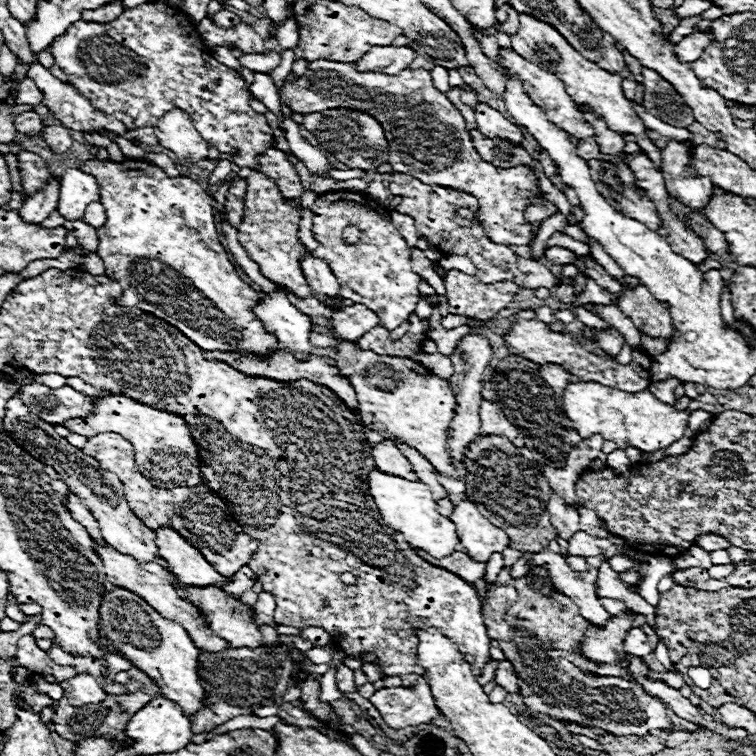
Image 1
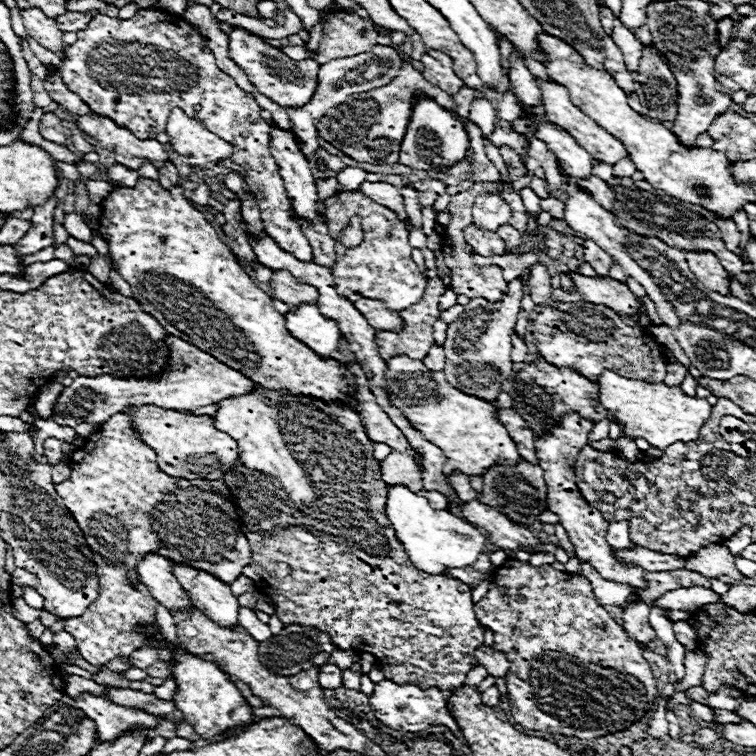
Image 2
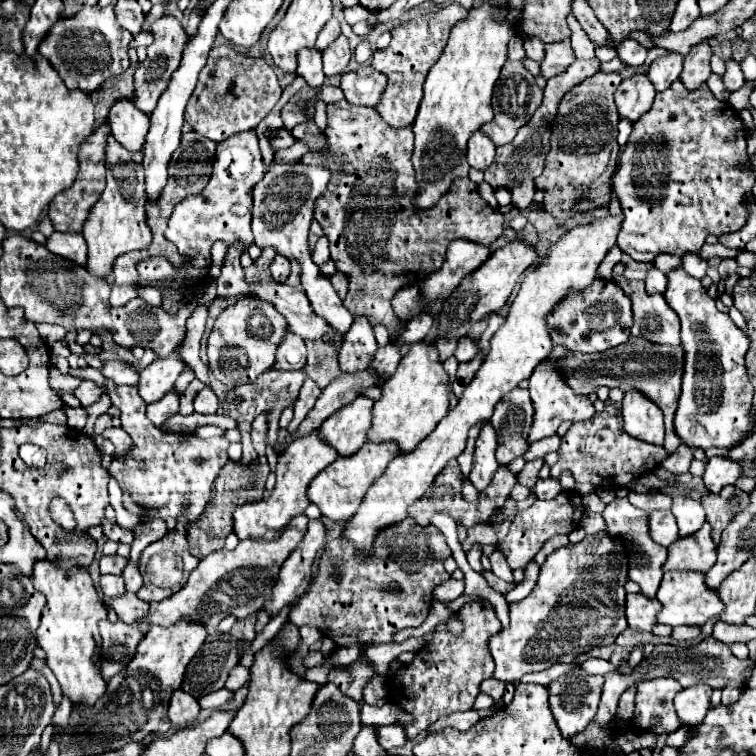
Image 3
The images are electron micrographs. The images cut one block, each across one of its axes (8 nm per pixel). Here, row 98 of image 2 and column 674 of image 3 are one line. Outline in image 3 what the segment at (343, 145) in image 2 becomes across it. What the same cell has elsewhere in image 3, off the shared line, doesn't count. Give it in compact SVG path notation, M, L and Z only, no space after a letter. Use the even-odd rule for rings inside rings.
M630 338L628 342L598 354L568 352L564 354L564 358L556 360L556 366L564 370L564 380L568 382L568 386L572 386L572 390L576 390L576 394L590 396L600 386L606 386L606 388L620 388L622 392L640 390L646 398L652 398L652 402L656 402L656 406L664 412L664 426L666 426L664 448L668 448L668 454L676 452L676 448L680 446L680 438L674 434L672 422L674 422L674 412L678 406L680 384L684 374L682 346L660 346L644 338Z

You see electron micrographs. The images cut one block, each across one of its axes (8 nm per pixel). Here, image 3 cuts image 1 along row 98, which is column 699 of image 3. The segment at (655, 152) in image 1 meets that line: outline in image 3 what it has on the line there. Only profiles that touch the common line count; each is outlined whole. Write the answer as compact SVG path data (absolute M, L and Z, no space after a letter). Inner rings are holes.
M666 572L656 598L662 604L656 622L666 626L704 626L712 616L718 616L724 610L718 594L708 590L704 584L704 574L700 572Z

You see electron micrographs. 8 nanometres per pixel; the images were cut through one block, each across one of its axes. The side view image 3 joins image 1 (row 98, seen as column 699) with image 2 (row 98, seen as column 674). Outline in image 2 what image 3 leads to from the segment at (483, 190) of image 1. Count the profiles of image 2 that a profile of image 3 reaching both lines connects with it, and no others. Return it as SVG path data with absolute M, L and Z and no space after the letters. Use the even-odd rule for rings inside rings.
M236 26L232 30L232 34L228 36L230 42L230 58L246 72L248 80L258 88L258 92L262 92L264 96L268 96L270 100L274 100L276 104L284 106L284 108L300 108L306 106L312 96L314 90L318 86L318 62L314 60L292 60L286 54L282 54L278 48L272 48L270 44L264 42L264 38L250 34L248 30ZM420 96L410 114L410 128L402 138L402 148L398 162L414 168L414 170L438 170L438 168L452 168L458 162L468 160L470 138L464 124L454 118L454 114L446 108L440 108L438 102Z

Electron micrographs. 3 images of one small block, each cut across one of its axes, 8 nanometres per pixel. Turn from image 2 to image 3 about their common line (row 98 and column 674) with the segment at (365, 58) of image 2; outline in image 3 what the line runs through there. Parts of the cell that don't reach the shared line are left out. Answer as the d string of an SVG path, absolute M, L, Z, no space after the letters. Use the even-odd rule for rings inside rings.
M612 274L612 280L618 282L632 300L632 336L640 336L656 344L680 344L680 320L668 302L664 302L664 294L648 294L644 290L644 280L626 280L622 274Z

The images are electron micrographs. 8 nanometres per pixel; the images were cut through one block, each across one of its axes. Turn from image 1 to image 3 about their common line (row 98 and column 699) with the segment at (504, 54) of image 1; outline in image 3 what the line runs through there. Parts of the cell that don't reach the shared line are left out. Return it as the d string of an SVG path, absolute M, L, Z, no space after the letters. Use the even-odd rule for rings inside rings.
M708 522L700 532L690 538L680 538L672 546L668 546L668 558L662 566L668 570L686 570L686 572L708 572L708 568L716 562L716 546L710 538Z

